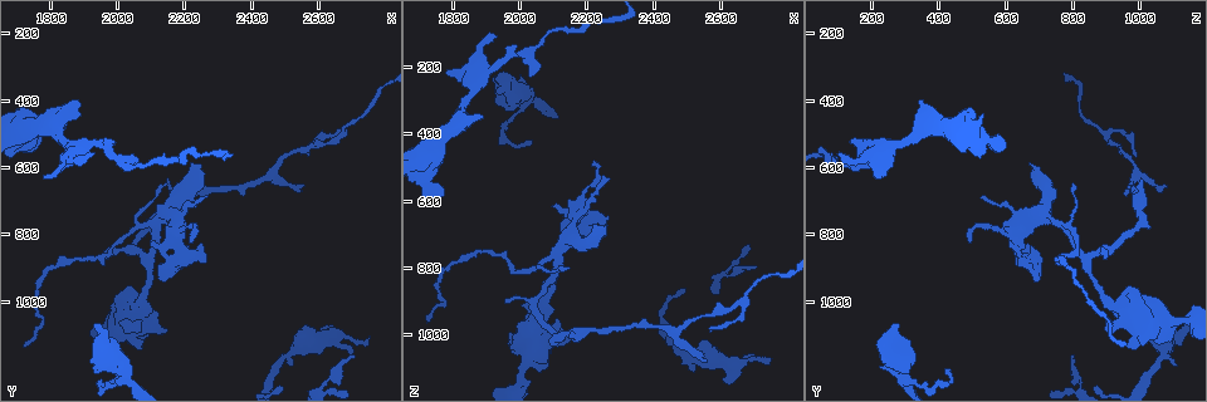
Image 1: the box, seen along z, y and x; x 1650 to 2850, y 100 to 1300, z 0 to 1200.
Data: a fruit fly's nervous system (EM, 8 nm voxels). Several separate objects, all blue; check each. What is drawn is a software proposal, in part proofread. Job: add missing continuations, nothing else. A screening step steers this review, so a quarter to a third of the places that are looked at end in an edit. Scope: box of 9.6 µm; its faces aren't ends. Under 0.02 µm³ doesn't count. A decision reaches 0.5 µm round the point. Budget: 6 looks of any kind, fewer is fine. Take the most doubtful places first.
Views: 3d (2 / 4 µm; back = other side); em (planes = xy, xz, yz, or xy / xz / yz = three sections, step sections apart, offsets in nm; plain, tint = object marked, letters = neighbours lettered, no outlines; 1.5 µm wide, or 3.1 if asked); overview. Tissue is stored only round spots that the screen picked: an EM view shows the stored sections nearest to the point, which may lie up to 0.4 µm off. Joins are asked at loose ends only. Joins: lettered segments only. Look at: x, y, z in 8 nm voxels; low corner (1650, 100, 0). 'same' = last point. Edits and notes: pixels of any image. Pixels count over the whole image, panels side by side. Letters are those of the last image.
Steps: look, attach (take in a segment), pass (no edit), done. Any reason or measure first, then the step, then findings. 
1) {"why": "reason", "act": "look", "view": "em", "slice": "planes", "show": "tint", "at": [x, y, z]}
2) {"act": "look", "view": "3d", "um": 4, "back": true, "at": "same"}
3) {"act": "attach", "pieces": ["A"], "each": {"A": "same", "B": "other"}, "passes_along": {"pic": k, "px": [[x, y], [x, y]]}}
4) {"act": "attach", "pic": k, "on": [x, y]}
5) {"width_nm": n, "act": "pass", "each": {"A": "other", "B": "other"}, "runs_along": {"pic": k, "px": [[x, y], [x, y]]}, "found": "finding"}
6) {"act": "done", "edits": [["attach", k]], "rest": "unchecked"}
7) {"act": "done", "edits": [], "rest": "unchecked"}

{"why": "free end", "act": "look", "view": "em", "slice": "planes", "show": "letters", "at": [1930, 560, 100]}

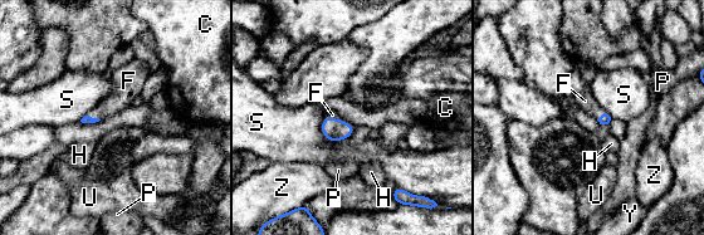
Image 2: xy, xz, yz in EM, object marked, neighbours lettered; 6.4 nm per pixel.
{"act": "attach", "pieces": ["F"], "each": {"C": "other", "F": "same", "H": "other", "P": "other", "S": "other", "U": "other", "Y": "other", "Z": "other"}, "passes_along": {"pic": 2, "px": [[335, 130], [342, 121], [332, 114]]}, "found": "it goes on there"}

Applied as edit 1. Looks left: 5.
{"why": "branch stops here", "act": "look", "view": "3d", "um": 2, "at": [2250, 590, 680]}

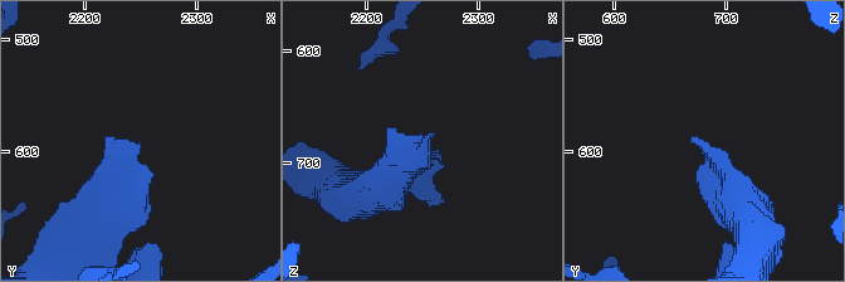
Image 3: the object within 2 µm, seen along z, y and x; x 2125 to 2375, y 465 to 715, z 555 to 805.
{"why": "need the tissue", "act": "look", "view": "em", "slice": "planes", "show": "letters", "at": [2246, 596, 672]}

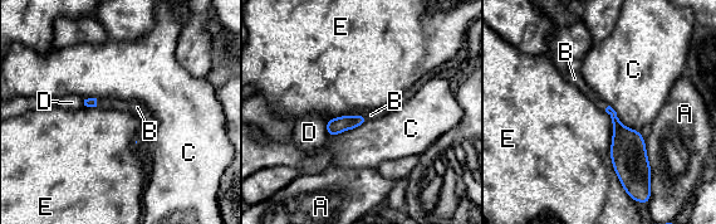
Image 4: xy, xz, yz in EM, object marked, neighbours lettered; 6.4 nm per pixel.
{"act": "attach", "pieces": ["B"], "each": {"A": "other", "B": "same", "C": "other", "D": "other", "E": "other"}, "found": "the neuron continues"}

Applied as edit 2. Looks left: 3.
{"act": "done", "edits": [["attach", 2], ["attach", 4]], "rest": "unchecked"}

